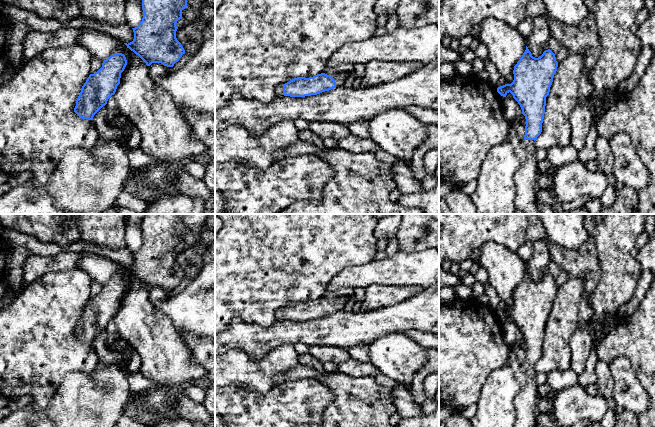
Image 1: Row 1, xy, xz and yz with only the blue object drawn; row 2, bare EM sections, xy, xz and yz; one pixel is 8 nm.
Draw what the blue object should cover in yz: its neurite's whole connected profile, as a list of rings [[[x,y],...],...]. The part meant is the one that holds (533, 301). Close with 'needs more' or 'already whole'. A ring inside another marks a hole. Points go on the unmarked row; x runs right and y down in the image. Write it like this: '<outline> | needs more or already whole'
[[[528,271],[520,284],[514,290],[514,304],[511,308],[505,308],[497,312],[497,316],[506,321],[510,316],[522,333],[522,338],[526,343],[524,362],[517,365],[515,377],[520,384],[520,390],[514,398],[516,410],[516,422],[514,427],[537,427],[537,405],[538,405],[538,384],[536,382],[535,364],[542,356],[542,347],[545,338],[546,321],[549,319],[554,298],[557,295],[558,286],[555,278],[550,274],[545,274],[543,278],[535,282]]] | needs more

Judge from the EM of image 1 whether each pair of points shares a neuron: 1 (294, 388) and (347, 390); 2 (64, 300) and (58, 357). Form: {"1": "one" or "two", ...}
{"1": "two", "2": "one"}

